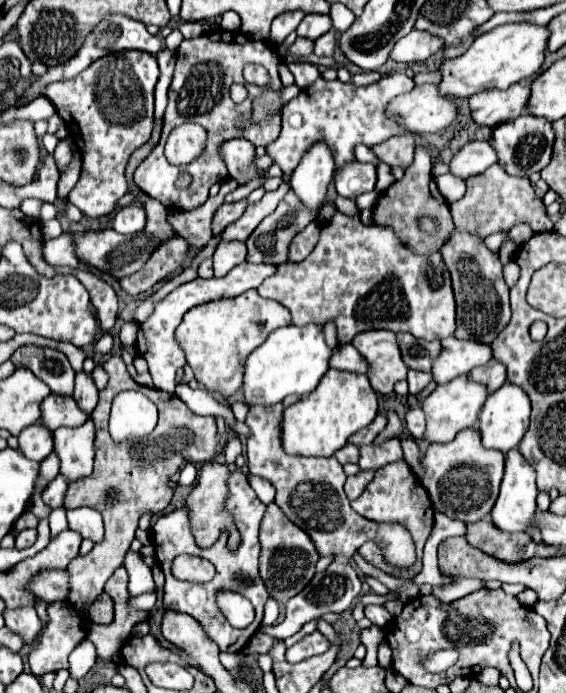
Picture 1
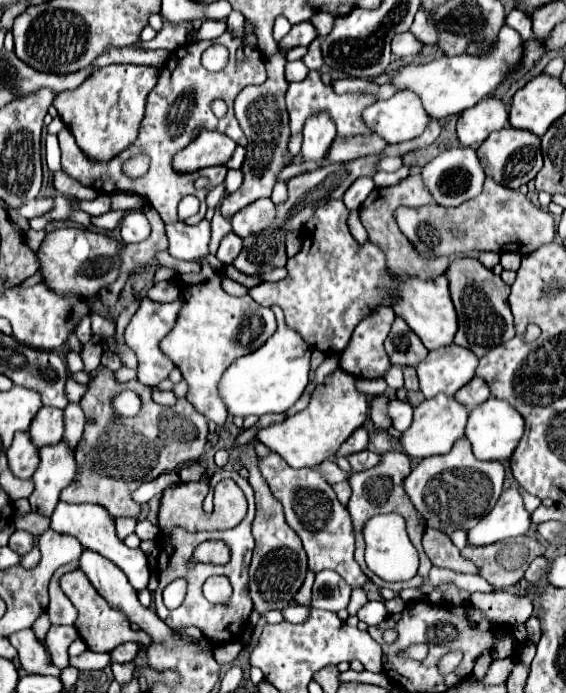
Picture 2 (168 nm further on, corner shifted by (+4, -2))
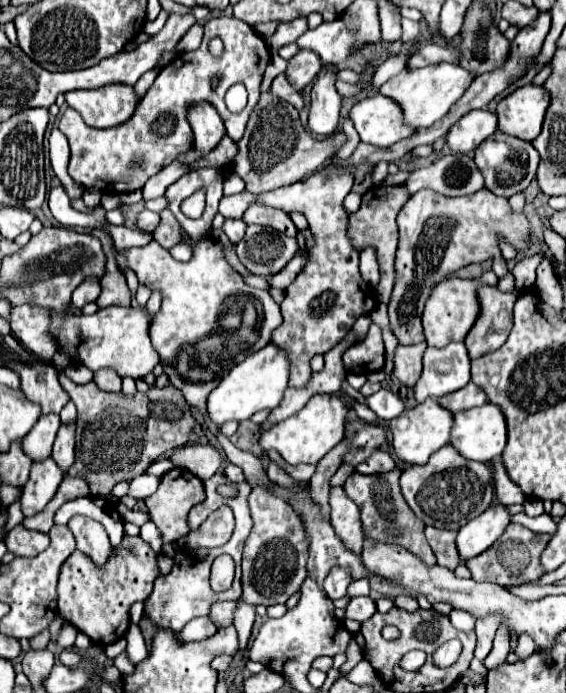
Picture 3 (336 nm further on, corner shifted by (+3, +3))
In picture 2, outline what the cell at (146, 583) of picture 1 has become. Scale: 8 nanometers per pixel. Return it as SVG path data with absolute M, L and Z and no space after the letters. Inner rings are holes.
M60 501L58 507L56 507L56 511L52 513L52 529L58 531L58 533L76 537L82 547L88 547L88 549L100 553L102 557L110 559L114 565L118 565L118 567L126 573L130 585L132 585L136 591L146 589L148 577L150 577L148 563L146 563L146 555L144 555L140 549L130 549L130 547L126 547L126 545L118 539L116 527L114 527L114 519L112 519L102 507L92 505L92 503L90 503L90 505L84 505L84 503L82 503L82 505L70 505L70 503L62 503L62 501Z

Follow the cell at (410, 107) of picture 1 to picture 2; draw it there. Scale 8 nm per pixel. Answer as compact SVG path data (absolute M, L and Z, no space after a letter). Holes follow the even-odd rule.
M398 91L390 99L376 101L364 111L366 127L390 145L418 137L428 121L430 117L412 91Z

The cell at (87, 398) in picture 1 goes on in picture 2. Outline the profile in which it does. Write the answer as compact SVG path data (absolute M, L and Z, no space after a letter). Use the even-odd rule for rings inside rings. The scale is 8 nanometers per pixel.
M70 403L64 409L64 435L62 435L62 441L68 447L74 449L78 445L80 437L82 437L82 429L84 429L84 413L82 413L78 403Z

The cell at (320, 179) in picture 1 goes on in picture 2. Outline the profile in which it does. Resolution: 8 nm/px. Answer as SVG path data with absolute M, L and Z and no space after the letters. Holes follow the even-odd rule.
M324 111L320 115L310 115L308 123L304 123L304 143L302 143L302 161L314 161L326 165L326 155L336 137L336 125Z

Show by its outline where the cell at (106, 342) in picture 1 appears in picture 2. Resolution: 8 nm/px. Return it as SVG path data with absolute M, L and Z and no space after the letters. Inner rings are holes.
M85 316L81 320L80 324L77 326L75 330L75 334L81 342L82 346L84 346L91 340L93 333L91 330L91 319L89 316Z

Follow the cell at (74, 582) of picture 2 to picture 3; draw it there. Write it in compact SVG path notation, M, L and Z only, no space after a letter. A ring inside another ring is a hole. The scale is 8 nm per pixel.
M125 536L121 550L115 550L107 568L97 568L93 562L75 550L59 574L59 614L79 632L87 634L99 646L107 646L125 636L129 628L129 608L137 600L147 600L153 592L153 582L159 576L157 554L141 536Z

